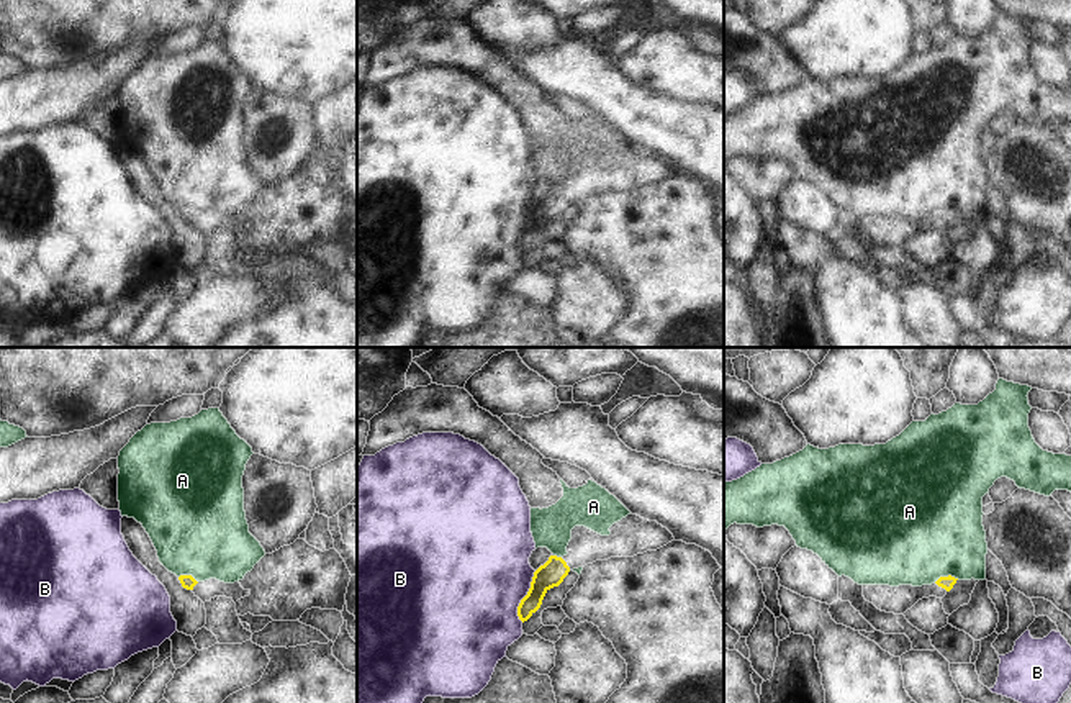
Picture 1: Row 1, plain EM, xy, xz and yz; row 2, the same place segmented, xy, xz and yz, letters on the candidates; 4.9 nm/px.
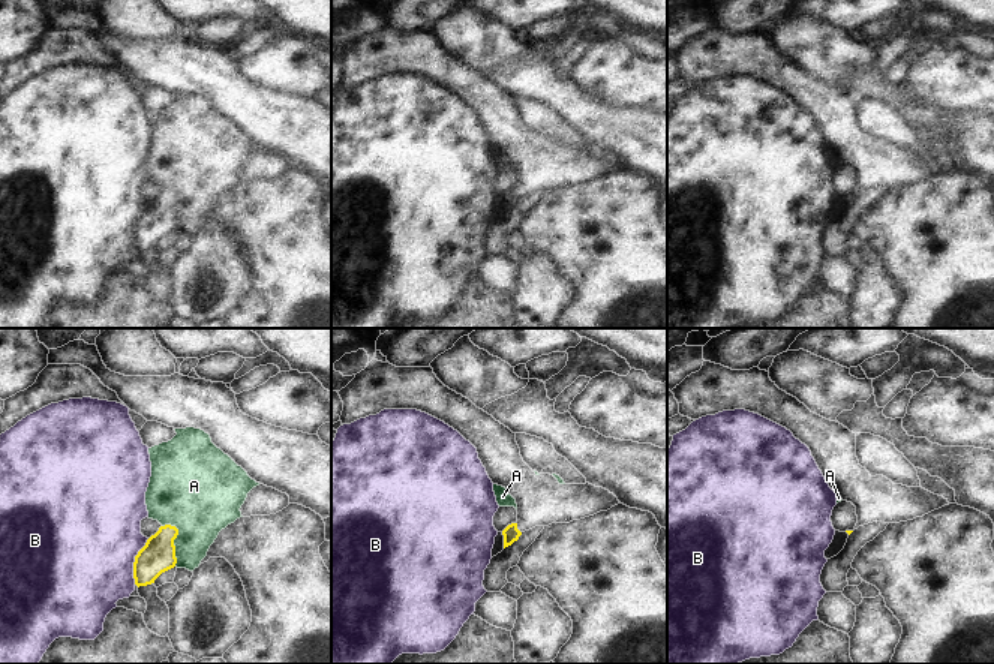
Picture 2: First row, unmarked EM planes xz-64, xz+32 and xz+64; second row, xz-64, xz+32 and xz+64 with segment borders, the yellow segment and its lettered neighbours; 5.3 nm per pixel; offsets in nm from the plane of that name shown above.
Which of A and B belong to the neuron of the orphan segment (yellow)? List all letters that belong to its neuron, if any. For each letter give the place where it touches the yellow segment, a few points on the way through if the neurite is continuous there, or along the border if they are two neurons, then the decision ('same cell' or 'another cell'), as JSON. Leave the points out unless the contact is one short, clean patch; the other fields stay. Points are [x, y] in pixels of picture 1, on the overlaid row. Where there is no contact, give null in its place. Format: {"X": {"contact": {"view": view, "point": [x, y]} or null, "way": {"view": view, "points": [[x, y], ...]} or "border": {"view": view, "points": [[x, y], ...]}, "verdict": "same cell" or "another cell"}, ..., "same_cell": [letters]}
{"A": {"contact": {"view": "yz", "point": [945, 577]}, "border": {"view": "yz", "points": [[958, 579], [940, 576], [934, 582]]}, "verdict": "another cell"}, "B": {"contact": {"view": "xz", "point": [524, 597]}, "border": {"view": "xz", "points": [[536, 571], [531, 587], [518, 607], [518, 618], [521, 621]]}, "verdict": "another cell"}, "same_cell": []}

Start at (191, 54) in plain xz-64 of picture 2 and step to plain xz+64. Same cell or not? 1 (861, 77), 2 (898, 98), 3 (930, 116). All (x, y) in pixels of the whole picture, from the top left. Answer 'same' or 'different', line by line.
1: same
2: same
3: same

